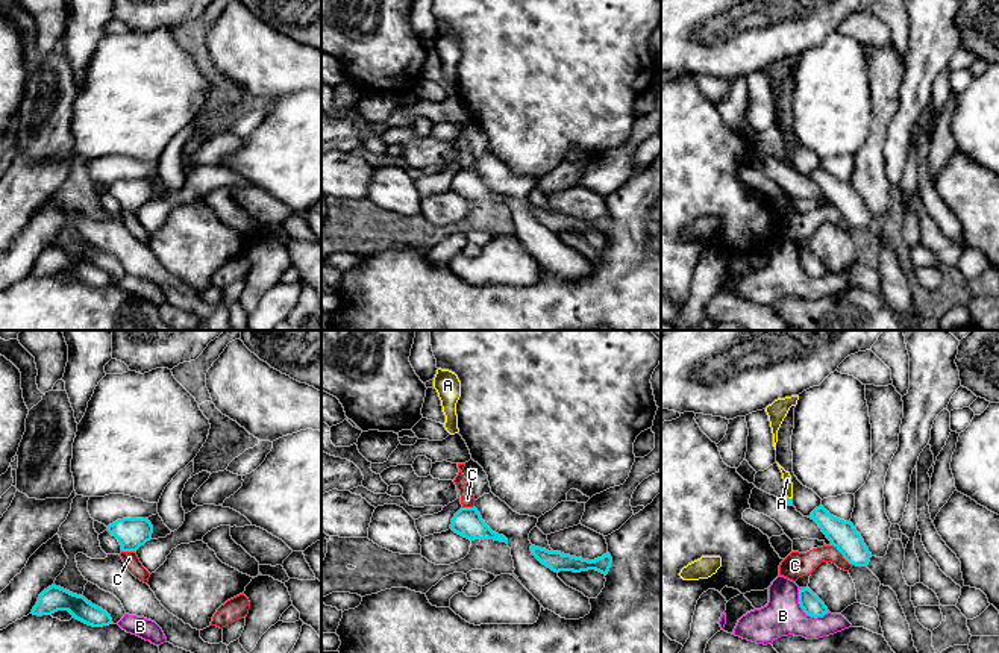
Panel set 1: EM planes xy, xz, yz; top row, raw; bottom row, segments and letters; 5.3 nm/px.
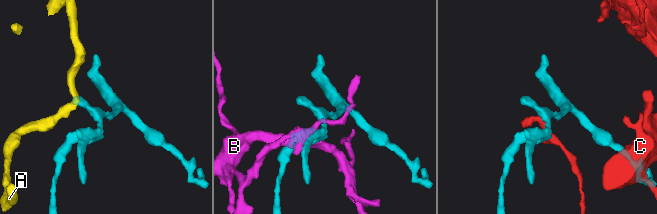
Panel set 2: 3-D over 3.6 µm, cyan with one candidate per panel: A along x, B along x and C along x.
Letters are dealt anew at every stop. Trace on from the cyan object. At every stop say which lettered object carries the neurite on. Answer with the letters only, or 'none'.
none

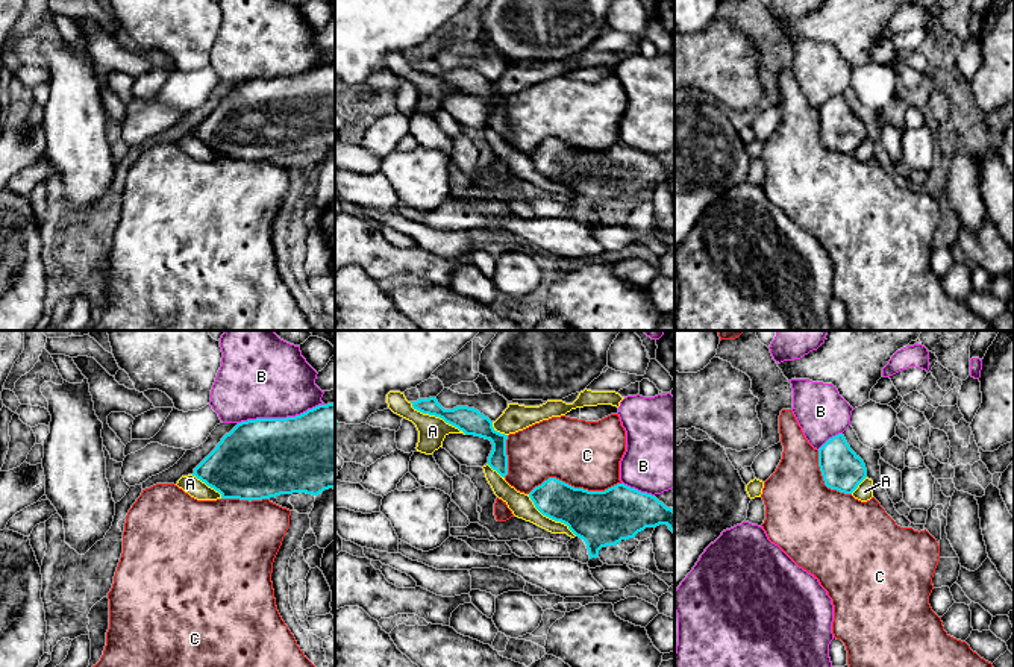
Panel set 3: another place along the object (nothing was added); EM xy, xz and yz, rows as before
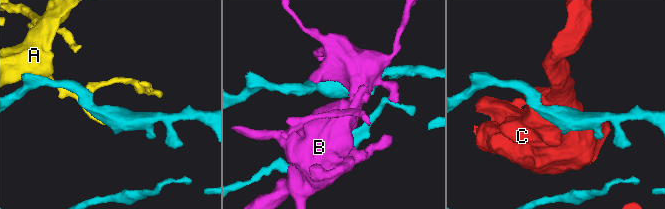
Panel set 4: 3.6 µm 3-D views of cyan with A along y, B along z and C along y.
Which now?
B

